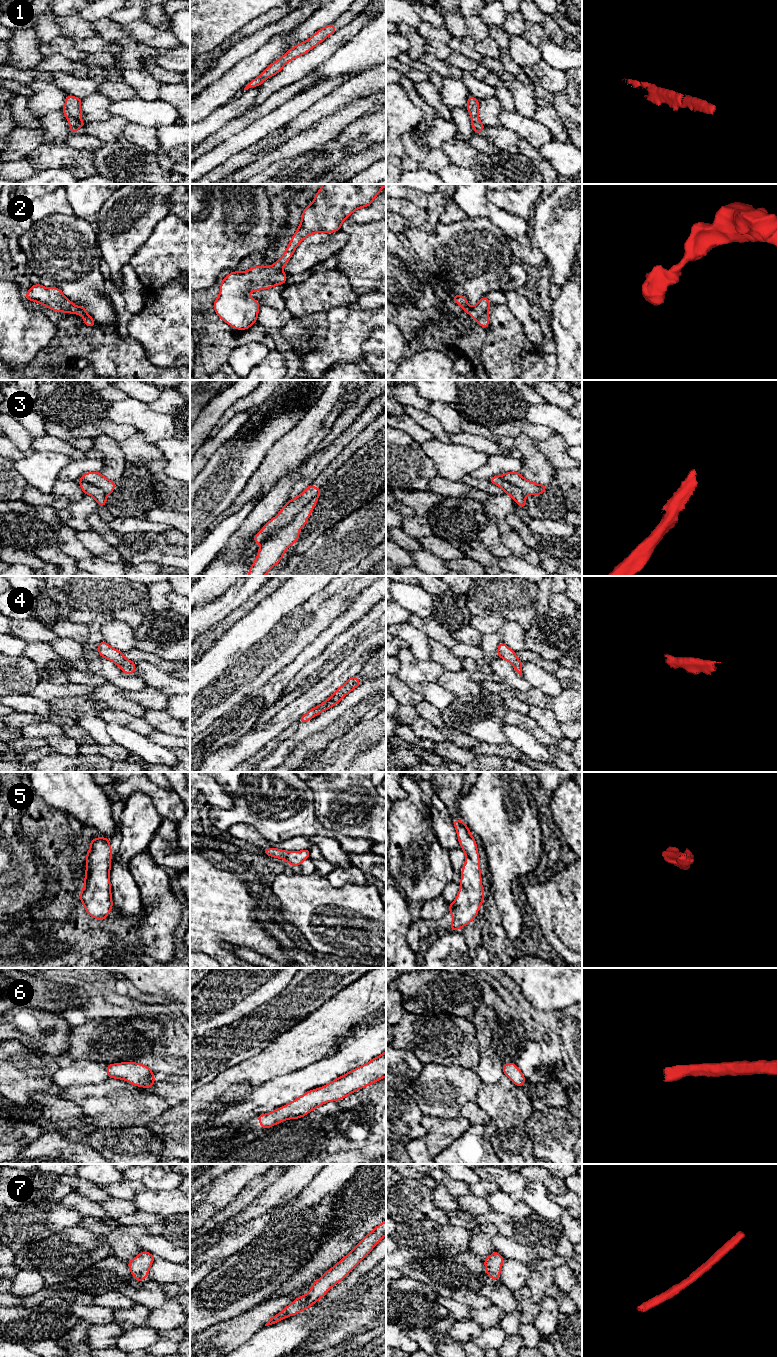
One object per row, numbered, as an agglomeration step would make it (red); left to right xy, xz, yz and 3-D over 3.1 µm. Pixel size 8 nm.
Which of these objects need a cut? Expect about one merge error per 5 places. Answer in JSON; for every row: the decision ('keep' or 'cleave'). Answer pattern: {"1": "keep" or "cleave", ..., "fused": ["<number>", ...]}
{"1": "keep", "2": "keep", "3": "cleave", "4": "keep", "5": "keep", "6": "keep", "7": "keep", "fused": ["3"]}

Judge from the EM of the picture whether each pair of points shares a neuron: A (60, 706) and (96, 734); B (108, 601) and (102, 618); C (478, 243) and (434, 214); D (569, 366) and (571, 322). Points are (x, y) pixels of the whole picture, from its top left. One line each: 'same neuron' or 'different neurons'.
A: same neuron
B: different neurons
C: different neurons
D: same neuron

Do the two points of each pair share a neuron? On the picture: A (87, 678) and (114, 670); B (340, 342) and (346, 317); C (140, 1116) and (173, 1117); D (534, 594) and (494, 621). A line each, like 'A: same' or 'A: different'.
A: different
B: same
C: different
D: different

